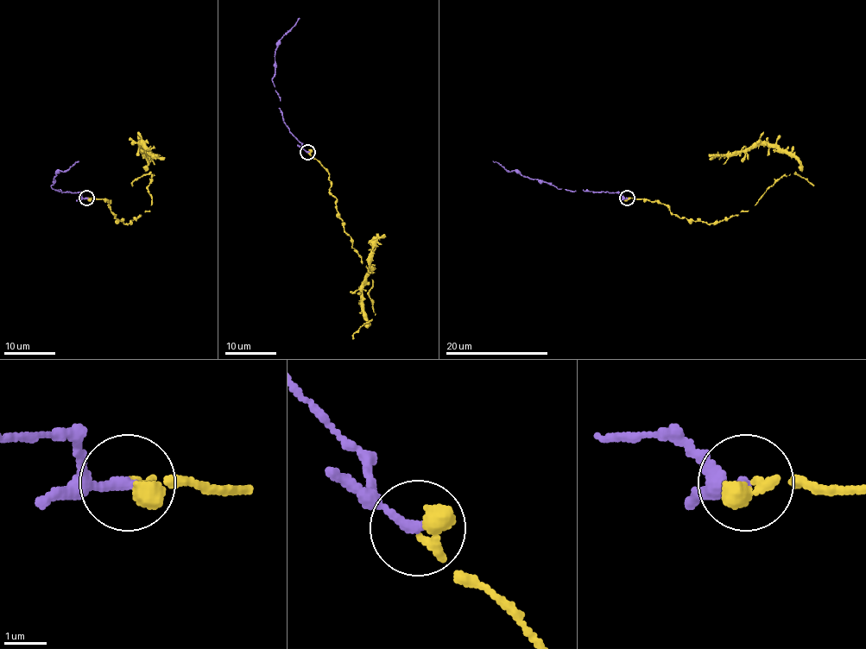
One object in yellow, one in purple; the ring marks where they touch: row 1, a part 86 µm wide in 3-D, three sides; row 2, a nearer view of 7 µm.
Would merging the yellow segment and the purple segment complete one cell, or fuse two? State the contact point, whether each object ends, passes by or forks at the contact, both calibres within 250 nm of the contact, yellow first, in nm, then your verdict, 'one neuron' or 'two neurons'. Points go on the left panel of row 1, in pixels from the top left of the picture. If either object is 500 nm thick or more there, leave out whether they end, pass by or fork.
(86, 198) | yellow ends | purple ends | 480/240 nm | one neuron

